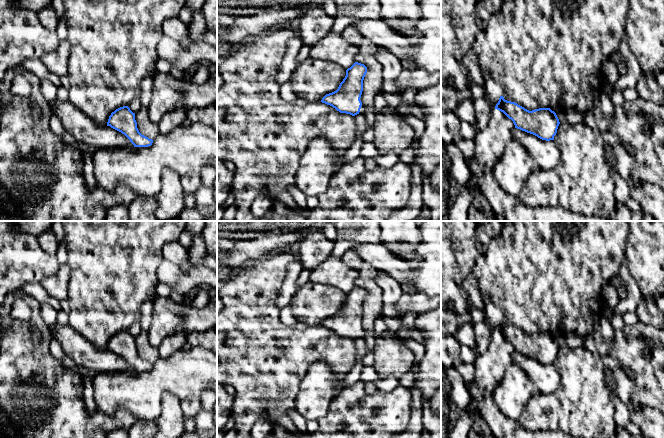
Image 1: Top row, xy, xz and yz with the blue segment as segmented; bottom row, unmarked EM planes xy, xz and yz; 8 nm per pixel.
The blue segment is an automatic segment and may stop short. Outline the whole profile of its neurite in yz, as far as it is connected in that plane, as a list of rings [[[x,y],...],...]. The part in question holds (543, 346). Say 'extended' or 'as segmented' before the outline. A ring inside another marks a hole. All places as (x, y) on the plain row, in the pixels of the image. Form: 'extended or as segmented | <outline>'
extended | [[[487,296],[483,297],[484,312],[495,333],[503,336],[515,349],[515,352],[533,358],[546,365],[554,364],[560,348],[554,335],[539,332],[532,335],[503,321],[503,313]]]

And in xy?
as segmented | [[[128,330],[120,331],[112,336],[109,340],[107,350],[124,358],[134,371],[148,371],[153,367],[152,363],[139,356],[135,337]]]

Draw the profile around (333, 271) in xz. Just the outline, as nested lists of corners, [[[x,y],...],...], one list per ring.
[[[329,256],[310,273],[310,281],[336,287],[346,294],[355,287],[358,277],[359,270],[347,266],[341,257],[333,256]]]

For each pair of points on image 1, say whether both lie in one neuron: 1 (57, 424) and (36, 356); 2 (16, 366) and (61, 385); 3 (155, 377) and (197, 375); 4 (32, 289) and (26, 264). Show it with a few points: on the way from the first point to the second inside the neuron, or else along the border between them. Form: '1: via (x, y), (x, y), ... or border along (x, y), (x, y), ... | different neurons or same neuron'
1: via (58, 407), (57, 399), (39, 373) | same neuron
2: via (27, 370), (36, 371), (50, 381) | same neuron
3: via (165, 377), (169, 375), (187, 375) | same neuron
4: border along (38, 281), (25, 283), (20, 290) | different neurons

